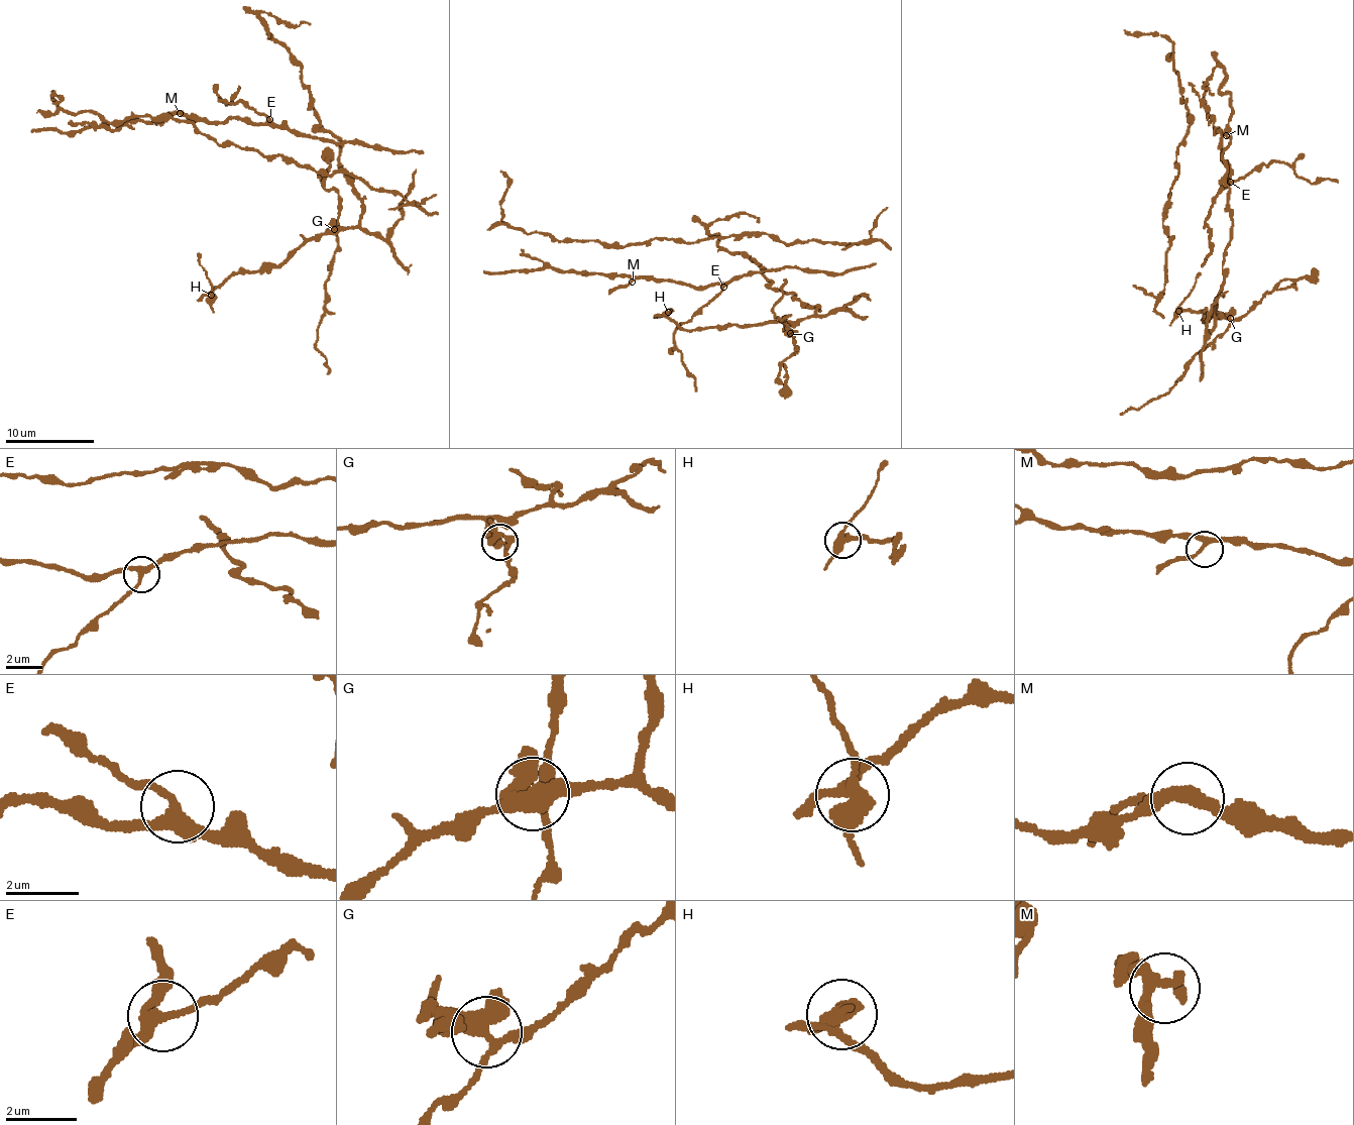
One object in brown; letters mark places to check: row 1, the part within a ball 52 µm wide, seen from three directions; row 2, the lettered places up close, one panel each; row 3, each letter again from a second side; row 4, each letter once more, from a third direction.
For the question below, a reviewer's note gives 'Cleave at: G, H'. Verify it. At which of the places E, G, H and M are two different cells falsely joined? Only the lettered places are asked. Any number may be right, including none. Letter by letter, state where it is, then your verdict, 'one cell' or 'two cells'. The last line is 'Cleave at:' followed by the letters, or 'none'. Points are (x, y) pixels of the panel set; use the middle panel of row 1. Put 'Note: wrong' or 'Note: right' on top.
Note: right
E: place (723, 287); one cell
G: place (790, 333); two cells
H: place (668, 312); two cells
M: place (632, 282); one cell
Cleave at: G, H

